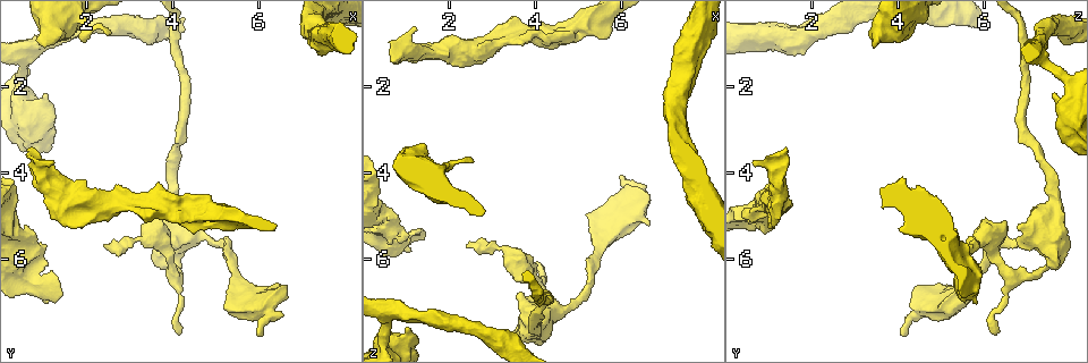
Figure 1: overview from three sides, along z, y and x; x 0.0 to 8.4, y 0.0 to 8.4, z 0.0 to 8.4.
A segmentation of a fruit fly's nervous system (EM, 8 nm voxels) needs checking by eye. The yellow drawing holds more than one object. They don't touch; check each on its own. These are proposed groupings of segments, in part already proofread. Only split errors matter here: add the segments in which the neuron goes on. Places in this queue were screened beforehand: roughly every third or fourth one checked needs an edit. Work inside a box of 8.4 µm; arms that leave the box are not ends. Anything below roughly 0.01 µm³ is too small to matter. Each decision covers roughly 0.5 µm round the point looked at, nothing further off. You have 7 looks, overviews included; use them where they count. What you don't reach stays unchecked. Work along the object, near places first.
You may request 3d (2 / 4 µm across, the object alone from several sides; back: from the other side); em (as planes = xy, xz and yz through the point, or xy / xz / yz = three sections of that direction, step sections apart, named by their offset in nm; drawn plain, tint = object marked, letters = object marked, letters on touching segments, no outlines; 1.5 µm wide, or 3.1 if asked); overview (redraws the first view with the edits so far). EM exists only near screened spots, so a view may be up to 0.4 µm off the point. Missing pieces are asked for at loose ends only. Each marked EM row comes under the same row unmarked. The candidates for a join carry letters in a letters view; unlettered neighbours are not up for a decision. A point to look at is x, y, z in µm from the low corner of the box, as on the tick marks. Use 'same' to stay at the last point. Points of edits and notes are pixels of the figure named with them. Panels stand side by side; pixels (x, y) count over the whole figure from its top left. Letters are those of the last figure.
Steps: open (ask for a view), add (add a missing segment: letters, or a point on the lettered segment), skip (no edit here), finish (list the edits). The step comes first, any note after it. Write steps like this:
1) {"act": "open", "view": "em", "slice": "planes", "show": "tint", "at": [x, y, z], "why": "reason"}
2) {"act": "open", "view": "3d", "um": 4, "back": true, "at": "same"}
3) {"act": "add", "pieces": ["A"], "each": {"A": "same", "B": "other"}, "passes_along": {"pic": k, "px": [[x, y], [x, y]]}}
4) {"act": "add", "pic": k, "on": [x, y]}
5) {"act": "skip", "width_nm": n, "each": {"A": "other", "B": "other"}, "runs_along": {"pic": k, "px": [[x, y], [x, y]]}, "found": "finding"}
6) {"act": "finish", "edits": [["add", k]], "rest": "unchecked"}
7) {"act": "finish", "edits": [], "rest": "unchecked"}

{"act": "open", "view": "em", "slice": "xz", "step": 4, "show": "letters", "at": [0.65, 3.50, 1.45], "why": "thick end"}

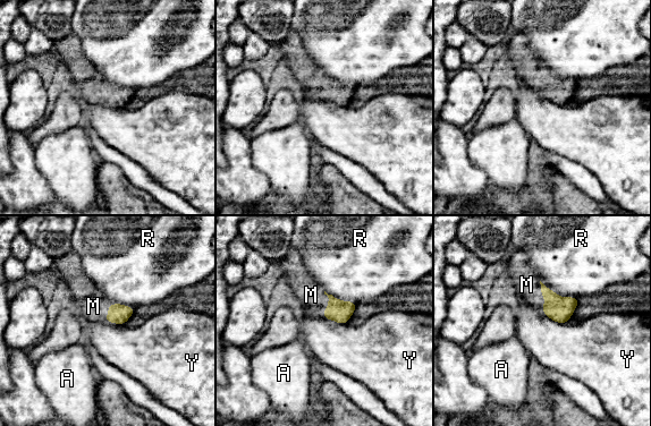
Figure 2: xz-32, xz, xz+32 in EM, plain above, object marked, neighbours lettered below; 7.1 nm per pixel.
{"act": "add", "pieces": ["M"], "each": {"A": "other", "M": "same", "R": "other", "Y": "other"}, "passes_along": {"pic": 2, "px": [[559, 309], [541, 294], [526, 284]]}, "found": "the neuron continues"}

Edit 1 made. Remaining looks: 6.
{"act": "open", "view": "em", "slice": "planes", "show": "letters", "at": [3.55, 4.40, 1.00], "why": "an open end"}

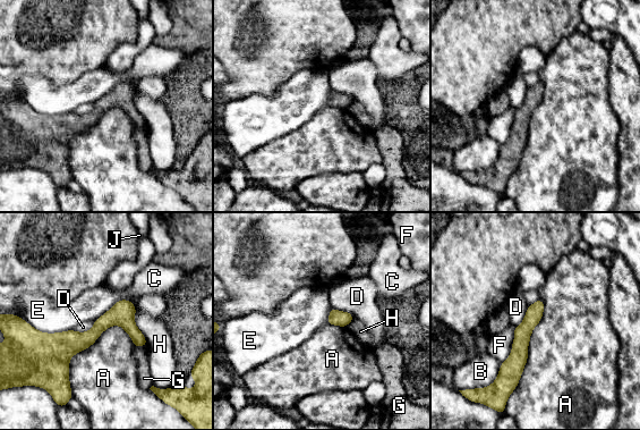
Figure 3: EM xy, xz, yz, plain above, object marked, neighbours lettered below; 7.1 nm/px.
{"act": "skip", "longest_contact_nm": ["A", 600], "each": {"A": "other", "B": "other", "C": "other", "D": "other", "E": "other", "F": "other", "G": "other", "H": "other", "J": "other"}, "border": {"pic": 3, "px": [[121, 326], [71, 356], [70, 393]]}, "found": "no lettered segment goes on from it"}

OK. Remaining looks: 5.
{"act": "open", "view": "3d", "um": 2, "back": true, "at": [4.15, 7.60, 6.35], "why": "free end"}

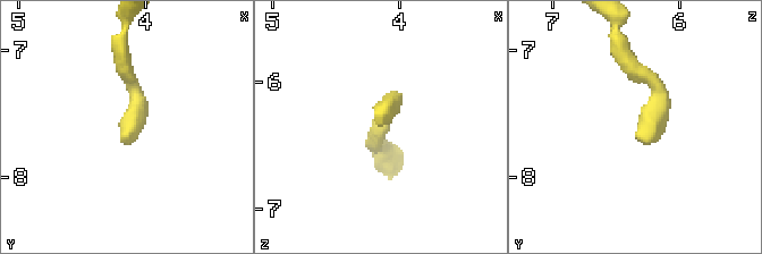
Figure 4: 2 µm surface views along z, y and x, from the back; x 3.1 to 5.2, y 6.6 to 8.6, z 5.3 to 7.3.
{"act": "open", "view": "em", "slice": "xy", "step": 4, "show": "tint", "at": [4.14, 7.64, 6.36]}

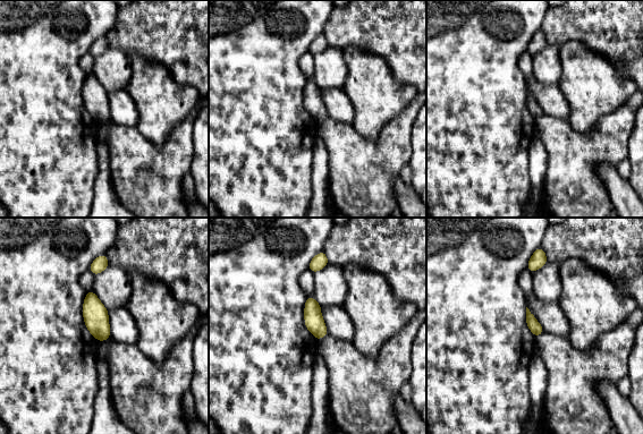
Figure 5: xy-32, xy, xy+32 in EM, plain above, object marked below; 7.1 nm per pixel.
{"act": "open", "view": "em", "slice": "xy", "step": 4, "show": "letters", "at": "same", "why": "what lies round it"}

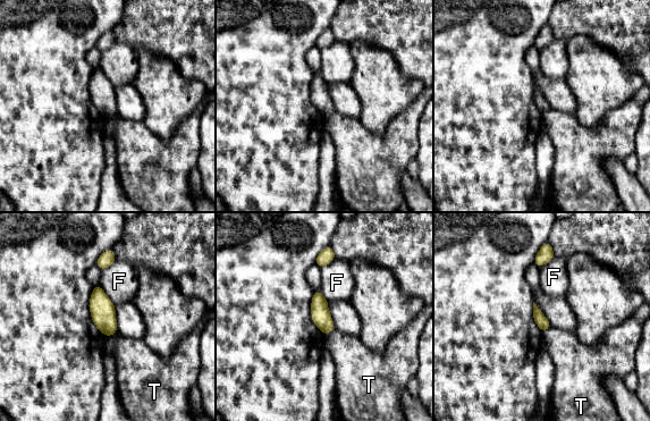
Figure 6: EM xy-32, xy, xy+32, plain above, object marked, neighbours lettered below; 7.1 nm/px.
{"act": "skip", "longest_contact_nm": ["F", 170], "each": {"F": "other", "T": "other"}, "border": {"pic": 6, "px": [[334, 328], [324, 335]]}, "found": "no lettered segment goes on from it"}

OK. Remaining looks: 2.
{"act": "finish", "edits": [["add", 2]], "rest": "unchecked"}

